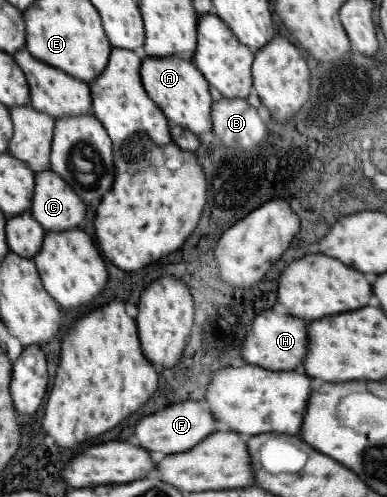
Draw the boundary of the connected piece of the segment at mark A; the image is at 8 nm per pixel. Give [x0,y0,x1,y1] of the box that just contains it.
[139,55,213,138]

